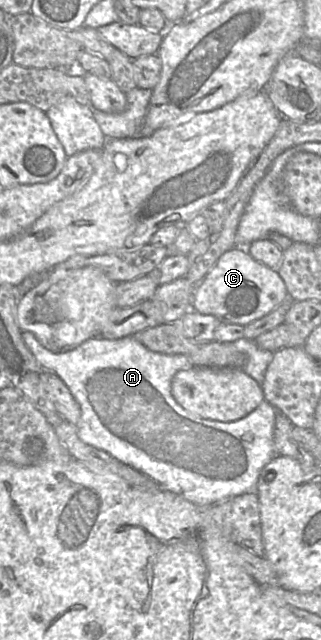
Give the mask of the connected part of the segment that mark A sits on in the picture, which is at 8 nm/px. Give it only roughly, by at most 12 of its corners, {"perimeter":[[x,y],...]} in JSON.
{"perimeter":[[132,336],[54,353],[82,442],[199,506],[257,493],[265,399],[204,419],[171,392],[185,355]]}

